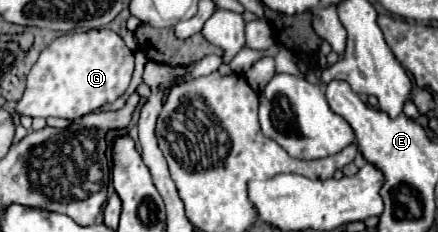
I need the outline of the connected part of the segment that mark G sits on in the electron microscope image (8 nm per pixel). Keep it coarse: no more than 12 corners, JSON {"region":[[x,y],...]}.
{"region":[[108,30],[42,50],[18,116],[82,118],[122,96],[134,52]]}

